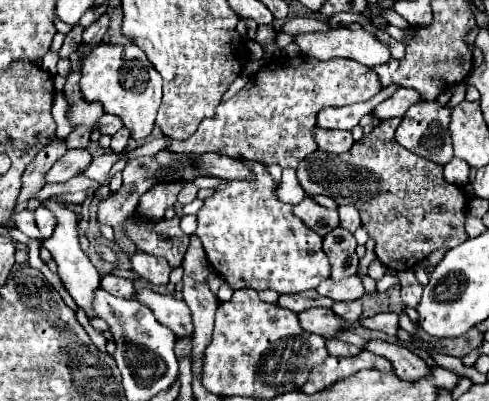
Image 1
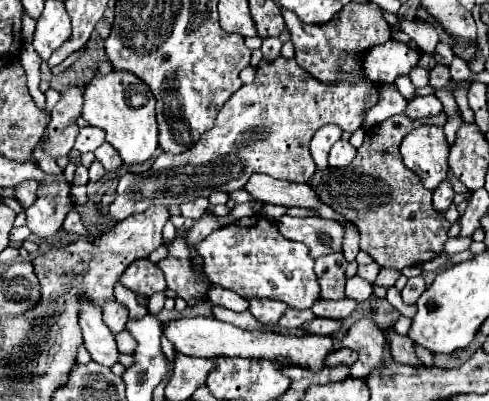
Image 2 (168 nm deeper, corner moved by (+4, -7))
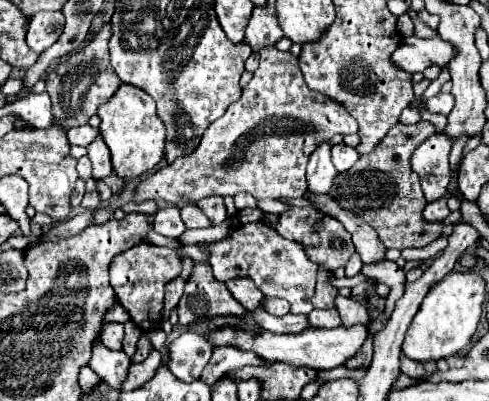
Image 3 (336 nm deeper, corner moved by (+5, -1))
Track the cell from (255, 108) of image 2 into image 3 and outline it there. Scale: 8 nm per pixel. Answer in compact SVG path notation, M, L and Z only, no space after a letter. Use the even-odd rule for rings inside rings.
M265 46L259 50L261 62L259 68L253 72L251 82L243 88L243 94L237 102L233 102L225 114L209 124L205 130L199 146L177 158L175 162L159 168L145 180L141 180L133 192L133 202L145 200L165 200L171 204L189 204L199 202L207 196L225 196L225 194L239 194L249 192L255 198L301 198L307 190L305 166L309 154L317 148L317 142L329 140L335 134L353 134L357 132L357 122L349 116L347 108L315 90L311 90L297 66L297 56L291 52L281 52L275 46Z

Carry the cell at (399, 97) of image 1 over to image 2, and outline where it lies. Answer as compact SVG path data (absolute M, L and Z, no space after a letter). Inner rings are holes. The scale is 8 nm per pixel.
M434 94L418 96L416 100L408 102L406 108L406 116L410 118L428 118L428 116L438 116L440 112L442 112L442 104Z

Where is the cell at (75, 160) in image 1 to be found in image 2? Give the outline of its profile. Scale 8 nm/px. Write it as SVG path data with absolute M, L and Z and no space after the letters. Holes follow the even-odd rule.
M28 180L28 182L22 182L14 188L14 198L20 202L22 208L30 208L30 204L34 204L34 198L36 198L36 190L38 190L38 184L34 180Z

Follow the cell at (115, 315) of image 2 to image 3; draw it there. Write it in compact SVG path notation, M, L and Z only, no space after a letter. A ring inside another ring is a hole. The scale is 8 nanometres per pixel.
M107 322L105 328L103 328L103 334L101 334L101 340L111 350L121 350L121 344L123 344L123 324Z

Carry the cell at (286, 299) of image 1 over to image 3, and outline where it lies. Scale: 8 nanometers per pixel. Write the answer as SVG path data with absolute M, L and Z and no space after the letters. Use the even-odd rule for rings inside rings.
M237 278L237 282L227 282L225 284L229 288L229 292L233 294L235 300L241 302L241 306L245 310L257 310L263 308L265 304L265 296L261 294L261 290L257 290L257 286L253 286L253 282L249 282L247 278Z

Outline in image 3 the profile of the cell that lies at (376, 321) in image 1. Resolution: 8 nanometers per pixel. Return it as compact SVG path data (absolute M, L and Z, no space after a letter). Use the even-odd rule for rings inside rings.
M401 354L399 362L401 362L401 370L405 374L409 374L411 378L421 378L421 376L431 374L431 372L437 370L435 362L413 362L411 358L405 358L405 354Z

